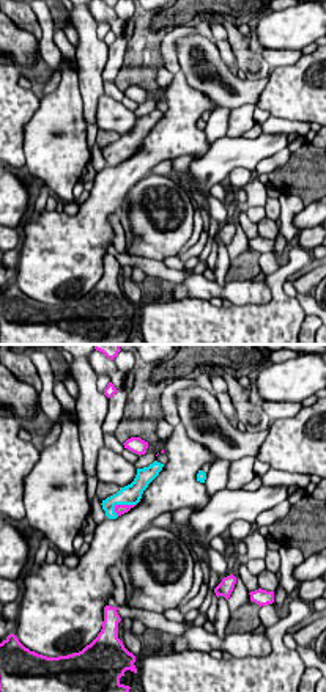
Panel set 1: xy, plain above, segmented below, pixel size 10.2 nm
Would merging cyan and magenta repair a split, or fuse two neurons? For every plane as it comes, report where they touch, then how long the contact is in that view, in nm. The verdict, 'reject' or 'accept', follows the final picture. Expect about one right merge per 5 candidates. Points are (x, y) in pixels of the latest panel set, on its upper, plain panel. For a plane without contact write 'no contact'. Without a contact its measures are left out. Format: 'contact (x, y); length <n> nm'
contact (122, 151); length 240 nm

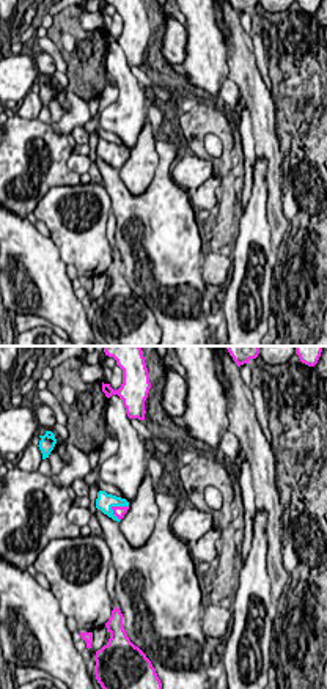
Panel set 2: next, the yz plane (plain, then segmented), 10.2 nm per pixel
contact (118, 153); length 190 nm

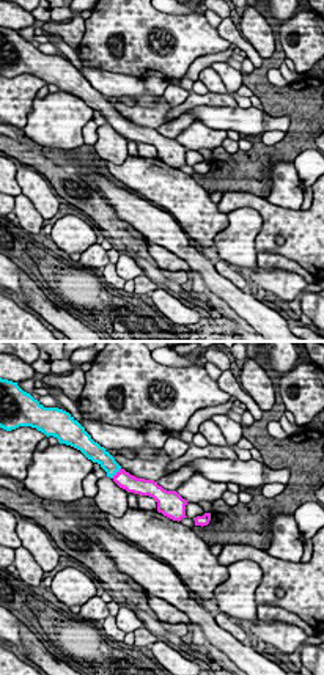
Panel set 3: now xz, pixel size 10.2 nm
contact (117, 118); length 140 nm

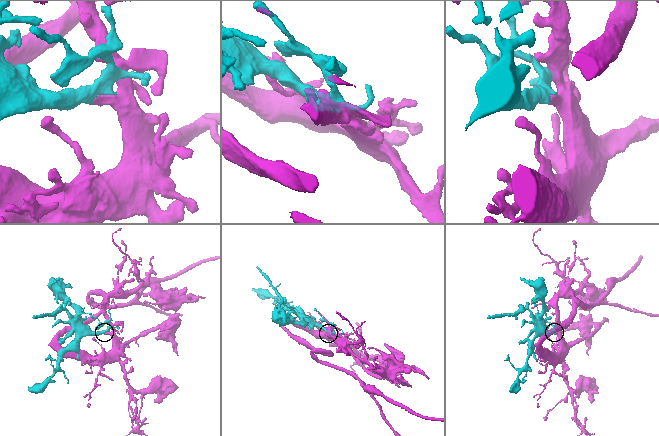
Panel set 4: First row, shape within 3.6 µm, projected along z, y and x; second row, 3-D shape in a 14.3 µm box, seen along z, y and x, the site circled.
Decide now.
accept

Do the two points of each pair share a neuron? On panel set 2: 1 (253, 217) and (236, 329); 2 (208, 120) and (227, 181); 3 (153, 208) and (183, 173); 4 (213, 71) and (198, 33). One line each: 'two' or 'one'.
1: one
2: one
3: two
4: one

